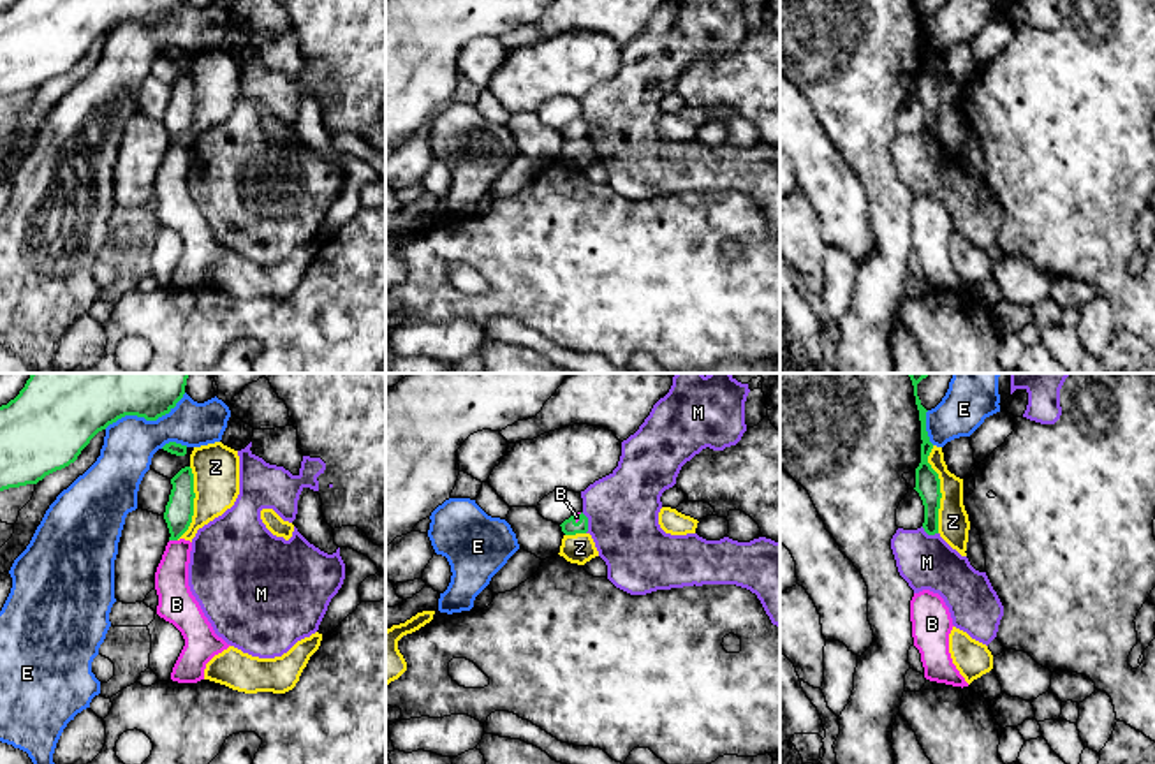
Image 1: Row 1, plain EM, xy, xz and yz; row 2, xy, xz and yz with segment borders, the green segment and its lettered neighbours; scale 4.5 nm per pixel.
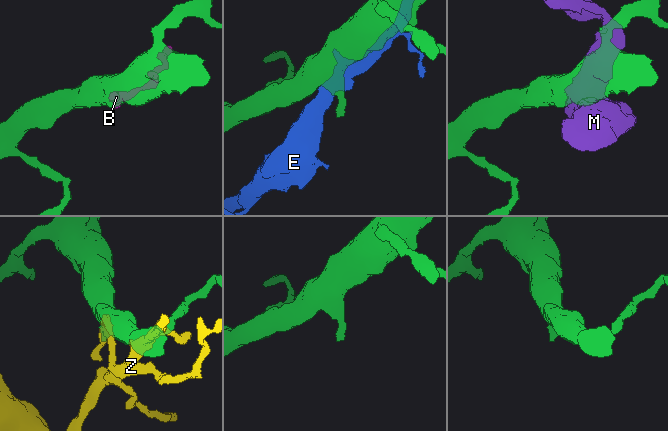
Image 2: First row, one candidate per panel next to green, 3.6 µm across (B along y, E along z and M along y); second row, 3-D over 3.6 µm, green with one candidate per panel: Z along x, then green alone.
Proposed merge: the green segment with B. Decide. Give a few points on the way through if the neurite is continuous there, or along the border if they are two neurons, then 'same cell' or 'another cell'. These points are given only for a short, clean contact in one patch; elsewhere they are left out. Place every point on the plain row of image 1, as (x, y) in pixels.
way xy (178, 118), (173, 145), (171, 185); same cell

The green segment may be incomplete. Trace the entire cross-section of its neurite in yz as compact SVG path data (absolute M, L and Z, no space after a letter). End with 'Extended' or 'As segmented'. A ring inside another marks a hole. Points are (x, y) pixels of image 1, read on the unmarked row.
M917 0L916 11L919 16L919 26L921 26L921 69L916 74L916 97L919 99L923 111L924 111L924 129L923 134L928 141L938 139L938 114L940 114L940 84L938 79L931 74L928 69L928 62L933 55L933 49L930 48L928 37L926 37L926 14L921 11L921 5Z. As segmented

